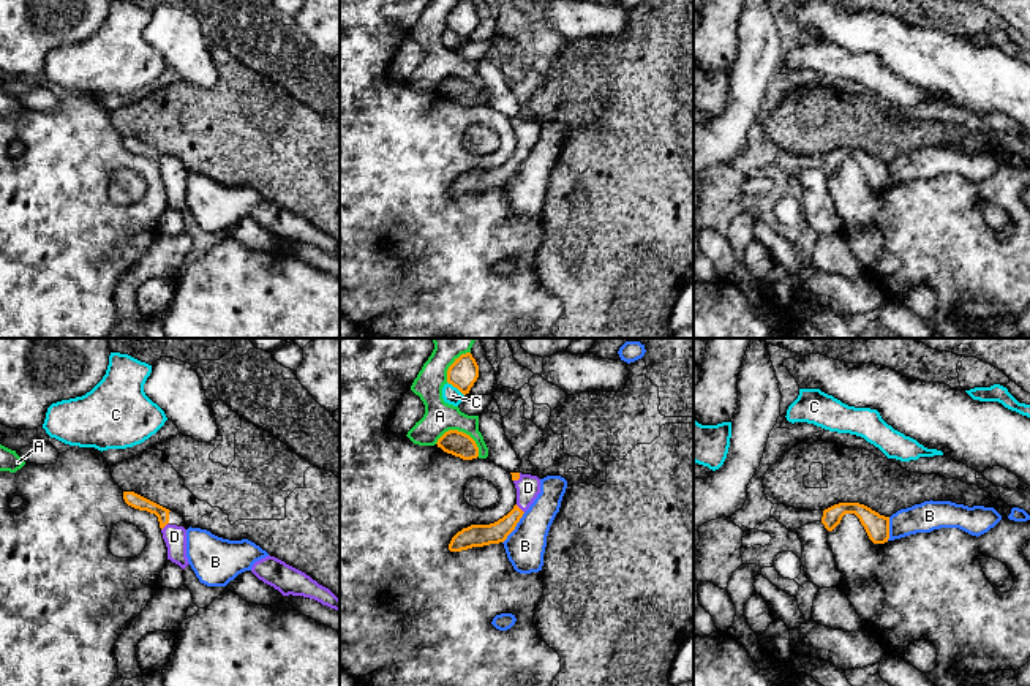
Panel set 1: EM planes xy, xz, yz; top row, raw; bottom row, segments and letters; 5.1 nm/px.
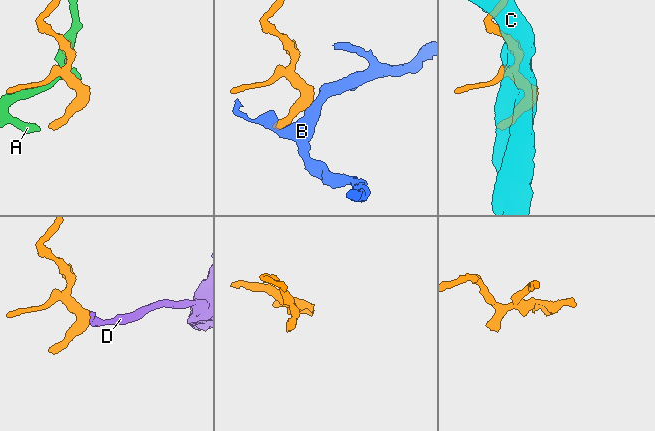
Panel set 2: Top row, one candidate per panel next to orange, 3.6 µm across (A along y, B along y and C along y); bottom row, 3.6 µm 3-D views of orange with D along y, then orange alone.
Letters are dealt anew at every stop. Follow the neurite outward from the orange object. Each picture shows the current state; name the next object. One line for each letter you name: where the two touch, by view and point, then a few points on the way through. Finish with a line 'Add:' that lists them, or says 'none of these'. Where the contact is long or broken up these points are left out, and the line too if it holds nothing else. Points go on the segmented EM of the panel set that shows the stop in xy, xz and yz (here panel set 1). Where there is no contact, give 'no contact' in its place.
D: meets orange in xz at (520, 509); runs through xz (479, 535), (496, 533), (520, 509), (528, 487)
Add: D

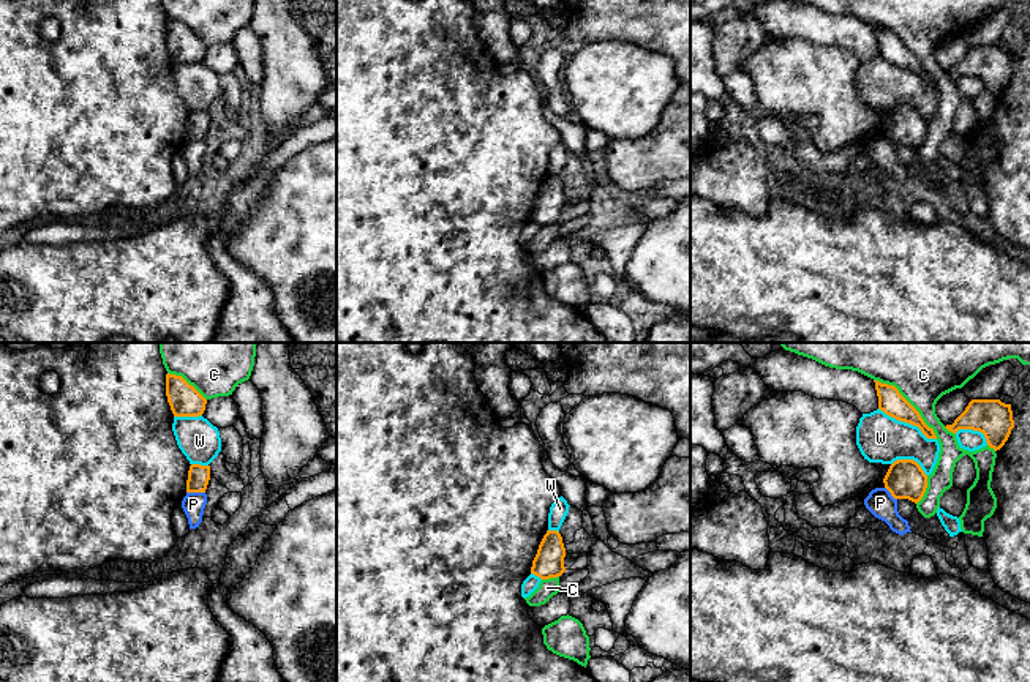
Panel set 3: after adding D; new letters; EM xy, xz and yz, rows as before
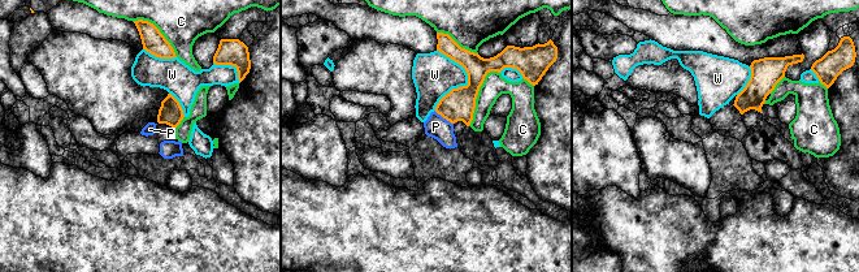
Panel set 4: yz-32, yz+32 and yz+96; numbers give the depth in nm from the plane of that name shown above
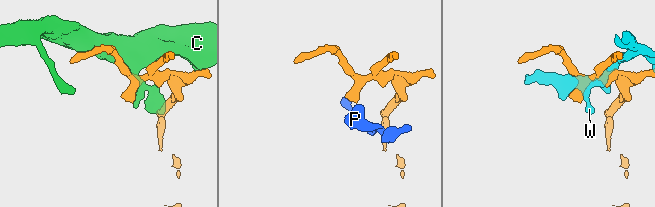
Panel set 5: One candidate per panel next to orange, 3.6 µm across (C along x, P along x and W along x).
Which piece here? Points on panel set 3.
Add: none of these

